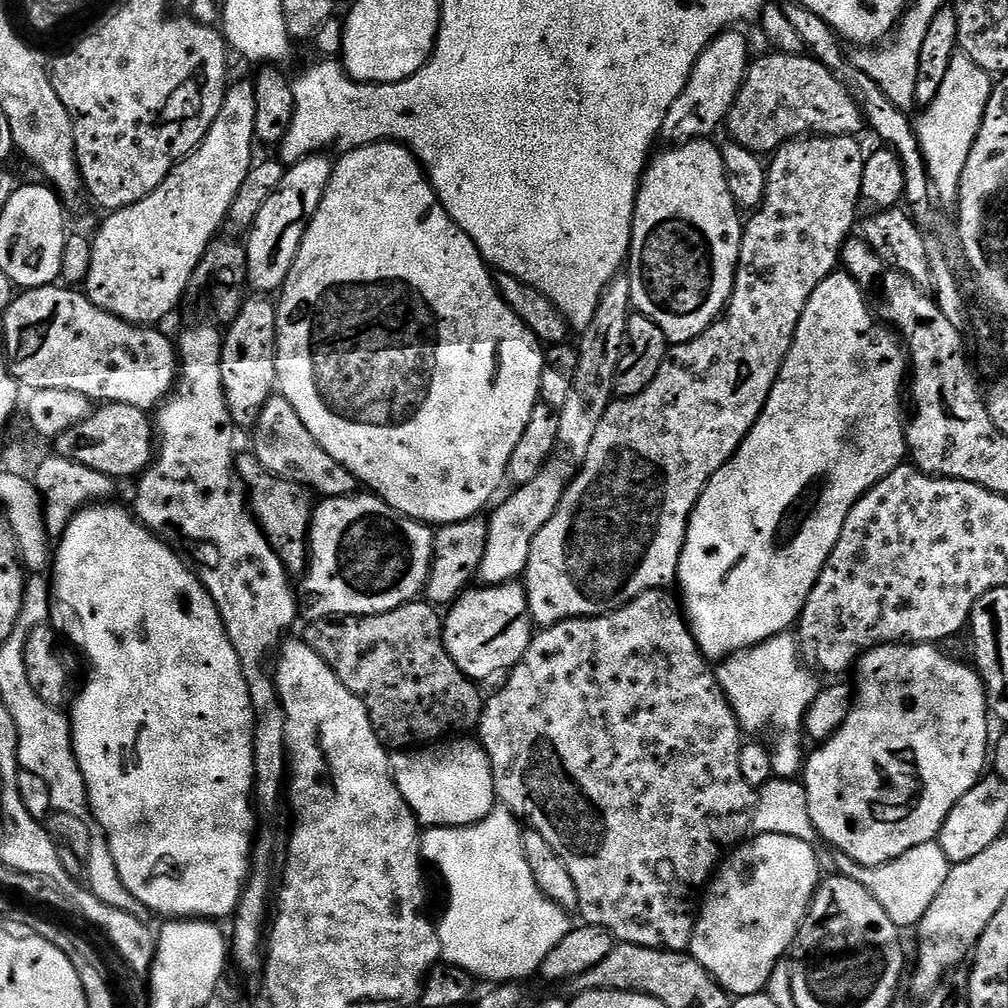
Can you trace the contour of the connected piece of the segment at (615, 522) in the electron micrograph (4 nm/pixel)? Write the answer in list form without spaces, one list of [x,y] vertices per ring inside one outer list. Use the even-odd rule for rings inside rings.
[[[805,136],[783,144],[776,152],[771,153],[772,165],[767,165],[765,196],[758,208],[747,217],[744,224],[744,237],[740,247],[740,261],[736,267],[736,281],[728,307],[724,309],[719,320],[705,330],[698,338],[688,340],[685,344],[672,344],[666,358],[654,374],[654,382],[642,390],[642,394],[627,398],[613,399],[612,405],[602,414],[602,422],[598,422],[598,430],[594,430],[594,442],[590,442],[590,450],[573,475],[558,510],[538,530],[534,542],[530,546],[528,565],[522,577],[522,583],[528,592],[528,613],[541,629],[563,620],[573,620],[579,616],[604,616],[608,612],[626,606],[634,598],[646,594],[655,588],[667,589],[677,583],[676,575],[680,565],[680,555],[684,549],[684,539],[688,529],[688,519],[692,517],[694,506],[703,494],[710,478],[740,448],[740,443],[750,434],[752,427],[764,413],[766,402],[770,398],[770,390],[780,377],[782,362],[792,345],[794,334],[798,330],[798,322],[802,318],[802,310],[806,310],[806,302],[810,302],[810,294],[818,290],[818,286],[831,272],[837,271],[840,264],[840,251],[845,242],[853,235],[858,224],[856,211],[862,205],[862,170],[866,159],[866,151],[855,136]]]

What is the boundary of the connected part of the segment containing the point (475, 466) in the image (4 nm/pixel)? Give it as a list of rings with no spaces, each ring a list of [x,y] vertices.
[[[385,142],[383,144],[368,144],[364,148],[353,148],[345,151],[343,155],[344,157],[340,161],[338,159],[335,161],[332,177],[326,186],[326,194],[322,198],[314,218],[308,224],[306,234],[302,238],[302,246],[294,258],[294,266],[286,278],[284,287],[278,293],[278,303],[276,304],[276,383],[278,392],[279,395],[288,399],[290,406],[294,406],[294,410],[298,410],[298,418],[302,418],[302,422],[306,422],[306,430],[310,430],[310,434],[314,434],[318,446],[322,446],[322,450],[326,450],[326,454],[330,454],[330,458],[334,458],[334,462],[338,462],[343,468],[350,470],[350,474],[354,474],[363,487],[364,484],[368,487],[365,489],[369,493],[379,496],[394,510],[398,510],[404,516],[409,516],[412,520],[419,520],[422,524],[439,526],[462,522],[471,516],[481,515],[485,511],[483,508],[488,503],[490,503],[489,505],[493,503],[492,495],[499,490],[500,483],[502,485],[505,483],[510,454],[514,454],[514,446],[518,446],[518,442],[526,430],[526,422],[530,422],[530,414],[534,414],[537,404],[541,403],[540,383],[542,382],[545,349],[536,339],[535,334],[522,322],[522,318],[518,318],[518,314],[514,314],[514,310],[510,310],[510,306],[506,306],[506,302],[500,296],[500,291],[496,289],[496,282],[489,265],[480,256],[480,251],[476,249],[476,243],[460,229],[459,224],[455,224],[452,215],[442,206],[442,202],[436,196],[436,191],[432,188],[432,181],[429,180],[428,173],[424,171],[414,153],[402,144]]]

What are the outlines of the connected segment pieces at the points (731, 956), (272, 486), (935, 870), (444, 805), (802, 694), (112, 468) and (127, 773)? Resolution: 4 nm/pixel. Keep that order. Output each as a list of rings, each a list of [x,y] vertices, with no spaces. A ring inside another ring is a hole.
[[[762,832],[731,849],[725,855],[713,880],[707,885],[688,950],[733,997],[765,991],[774,966],[789,955],[816,893],[816,887],[822,879],[816,850],[802,838]]]
[[[255,454],[237,455],[236,473],[250,493],[252,515],[260,523],[260,529],[278,554],[284,568],[293,577],[303,577],[308,567],[308,531],[312,529],[314,496],[303,484],[295,484],[284,476],[275,476],[262,466]]]
[[[939,842],[914,846],[914,850],[906,850],[906,854],[882,866],[862,866],[841,852],[836,852],[834,858],[835,871],[846,878],[854,878],[854,882],[862,882],[862,886],[866,886],[866,890],[878,898],[882,910],[890,914],[890,922],[897,924],[901,930],[912,930],[919,925],[922,914],[930,910],[930,902],[934,902],[938,890],[942,890],[950,867]]]
[[[449,738],[415,750],[396,750],[390,763],[402,798],[421,825],[428,828],[464,828],[485,820],[497,807],[492,763],[484,745],[475,739]]]
[[[792,634],[775,636],[745,652],[735,652],[715,669],[741,729],[748,733],[769,728],[776,735],[776,741],[770,744],[770,755],[772,771],[781,780],[796,780],[806,759],[804,716],[818,691],[811,671],[813,669],[802,659],[797,637]]]
[[[104,404],[97,407],[78,426],[57,436],[55,451],[66,459],[81,463],[90,470],[100,471],[111,478],[139,477],[154,459],[158,444],[154,439],[154,424],[143,408],[125,404]]]
[[[100,502],[95,506],[85,506],[76,513],[58,540],[60,549],[57,552],[55,549],[54,567],[50,572],[51,623],[56,626],[64,623],[69,634],[76,636],[85,654],[92,659],[88,685],[81,692],[79,689],[70,708],[73,750],[88,787],[89,806],[102,832],[108,837],[110,854],[114,854],[114,866],[118,866],[122,886],[130,890],[142,908],[168,916],[164,918],[203,918],[220,922],[223,916],[231,917],[235,913],[242,898],[248,874],[252,870],[252,850],[258,827],[258,817],[254,811],[256,715],[250,702],[250,690],[238,650],[228,637],[214,598],[210,598],[185,557],[145,528],[129,509],[127,512],[124,508],[111,508],[110,504]]]

